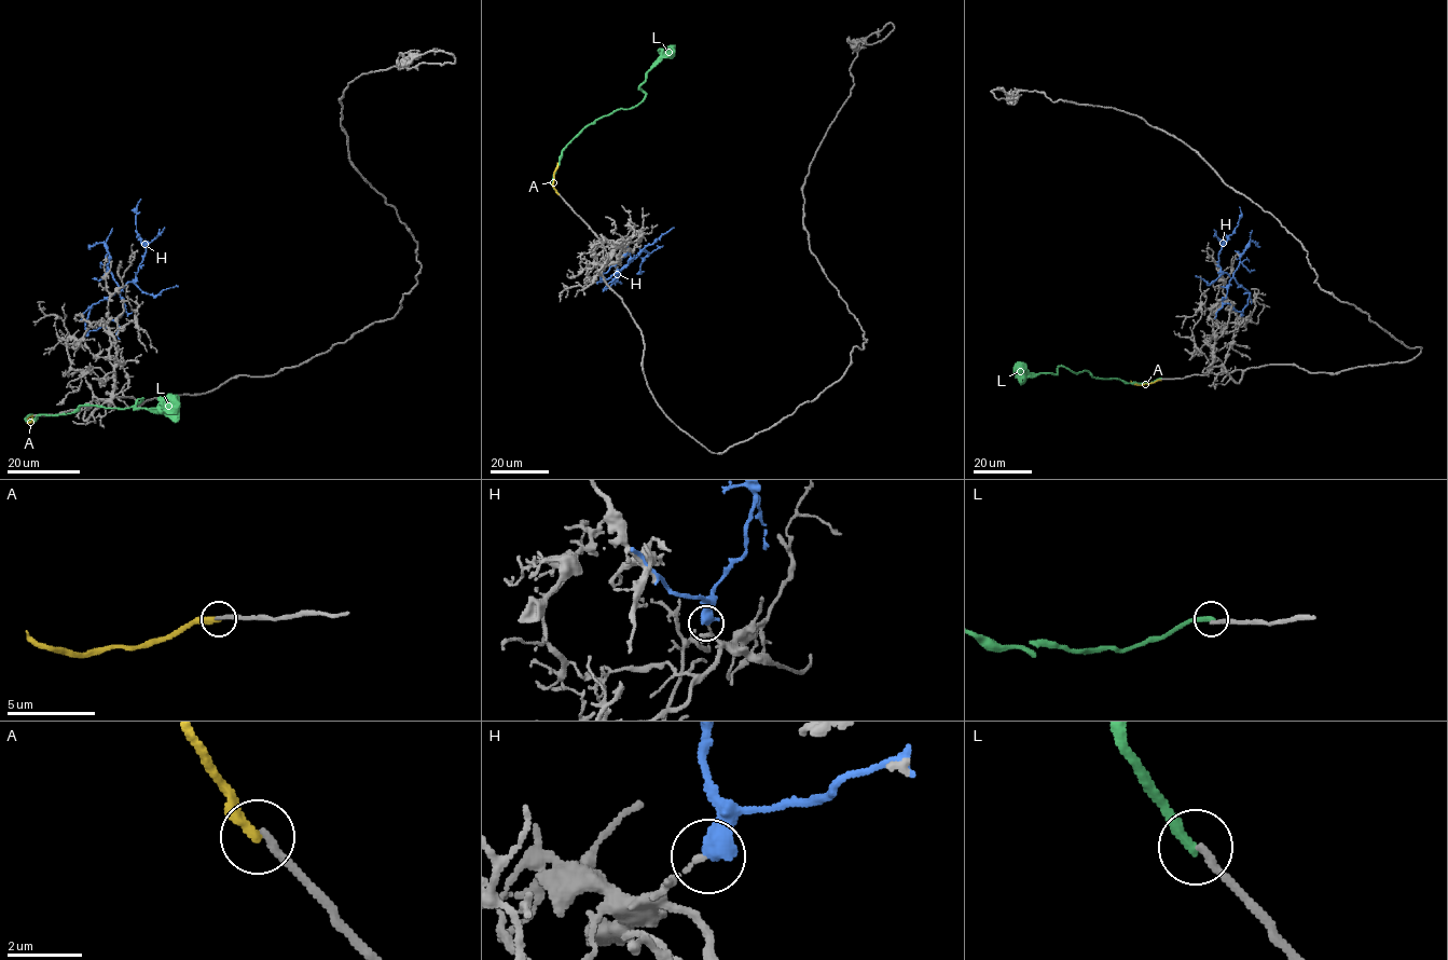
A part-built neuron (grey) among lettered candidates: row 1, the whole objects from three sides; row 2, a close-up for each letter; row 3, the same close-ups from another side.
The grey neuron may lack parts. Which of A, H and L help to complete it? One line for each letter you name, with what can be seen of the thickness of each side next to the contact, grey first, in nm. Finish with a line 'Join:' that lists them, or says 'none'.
L: 200/320 nm
Join: L

